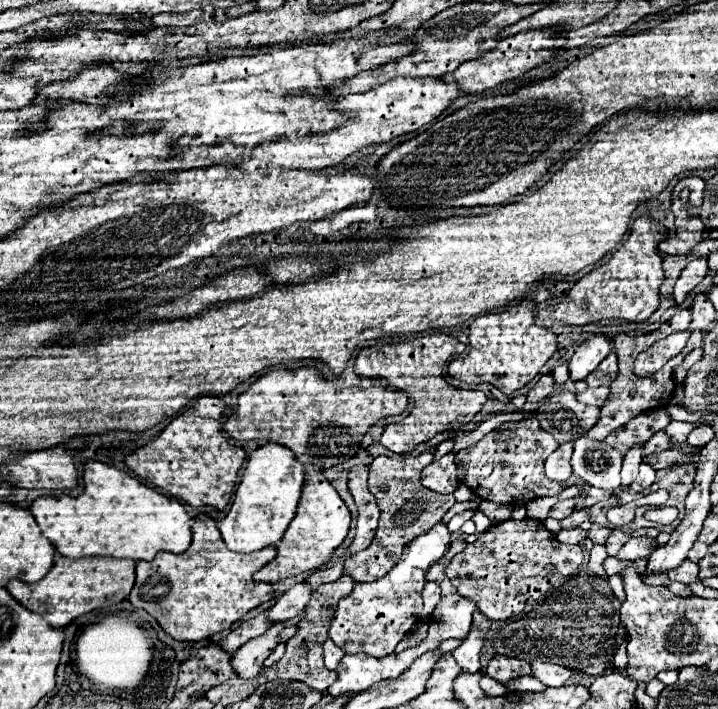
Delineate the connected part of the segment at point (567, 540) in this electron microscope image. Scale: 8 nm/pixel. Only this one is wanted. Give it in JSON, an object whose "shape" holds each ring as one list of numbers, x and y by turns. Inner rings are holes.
{"shape":[[568,528,568,530,562,530,560,534,556,534,556,538,560,540,560,542,564,542,564,544,580,544,584,538,588,536,588,532,586,530,582,530,582,528]]}

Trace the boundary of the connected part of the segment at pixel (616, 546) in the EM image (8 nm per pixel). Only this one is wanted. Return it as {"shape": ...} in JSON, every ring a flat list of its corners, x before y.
{"shape":[[616,528,616,530,614,530,614,532,612,532,612,534,610,534,606,540,605,546,608,556,616,557,616,552,618,552,620,548,624,546,624,542,626,542,628,538,639,535,641,535,641,531,637,533,630,532,630,534,626,534,626,532,622,532,622,530,618,530,618,528]]}

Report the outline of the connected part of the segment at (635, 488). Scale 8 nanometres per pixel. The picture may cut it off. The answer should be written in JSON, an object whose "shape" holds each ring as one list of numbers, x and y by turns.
{"shape":[[642,464,642,466,640,466,640,472,638,472,638,478,634,480,634,484,628,486,628,490,632,490,632,492,642,492,642,490,648,488,652,482,654,482,654,468,648,466,648,464]]}

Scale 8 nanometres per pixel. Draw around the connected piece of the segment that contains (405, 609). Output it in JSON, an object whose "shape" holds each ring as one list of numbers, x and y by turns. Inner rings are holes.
{"shape":[[438,522,430,532,418,536,410,544,404,546,402,558,396,566,380,580,354,584,350,596,342,598,336,606,334,620,330,624,328,636,338,644,346,654,364,652,374,658,384,658,394,652,398,642,406,632,418,622,422,612,422,588,424,588,424,572,436,564,450,546,450,532,444,522]]}

